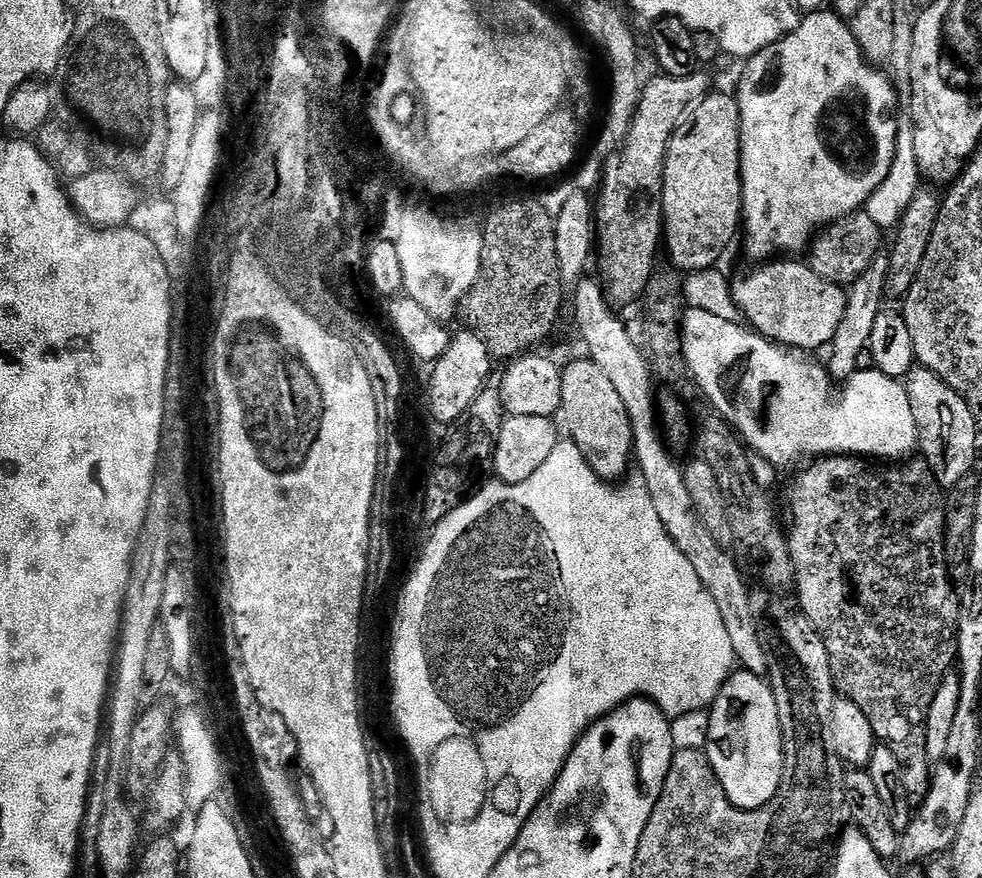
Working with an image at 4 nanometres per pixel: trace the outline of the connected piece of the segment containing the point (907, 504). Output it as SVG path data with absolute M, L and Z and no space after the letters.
M837 454L813 459L809 464L812 465L801 476L794 477L784 492L785 498L788 499L788 549L796 575L795 599L800 611L806 614L817 634L824 640L826 650L830 654L832 680L836 683L837 693L843 699L853 700L862 709L862 714L870 718L870 726L877 741L883 747L894 750L894 758L898 758L900 768L904 772L904 785L909 801L919 802L926 798L934 767L926 750L926 714L930 714L930 702L934 702L934 694L938 694L942 678L953 671L956 658L956 627L960 613L960 596L955 592L957 589L950 575L948 561L944 558L944 530L948 527L946 492L922 458L908 458L903 462L873 462L863 456Z

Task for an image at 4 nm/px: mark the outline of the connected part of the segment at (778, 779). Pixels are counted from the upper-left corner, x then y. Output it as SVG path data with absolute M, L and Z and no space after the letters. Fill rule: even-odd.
M745 670L733 671L722 690L716 696L710 711L710 734L708 735L708 761L716 771L720 788L736 808L749 812L766 806L780 789L784 773L784 731L778 722L778 706L774 702L772 687L763 676Z

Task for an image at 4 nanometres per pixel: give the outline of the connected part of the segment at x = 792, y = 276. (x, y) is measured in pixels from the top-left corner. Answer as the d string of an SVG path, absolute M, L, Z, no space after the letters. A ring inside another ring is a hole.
M796 258L761 263L749 276L735 277L731 286L743 319L755 331L773 344L805 354L812 354L815 348L827 349L842 323L842 314L846 314L847 291L837 281L819 276L807 263L799 264Z

